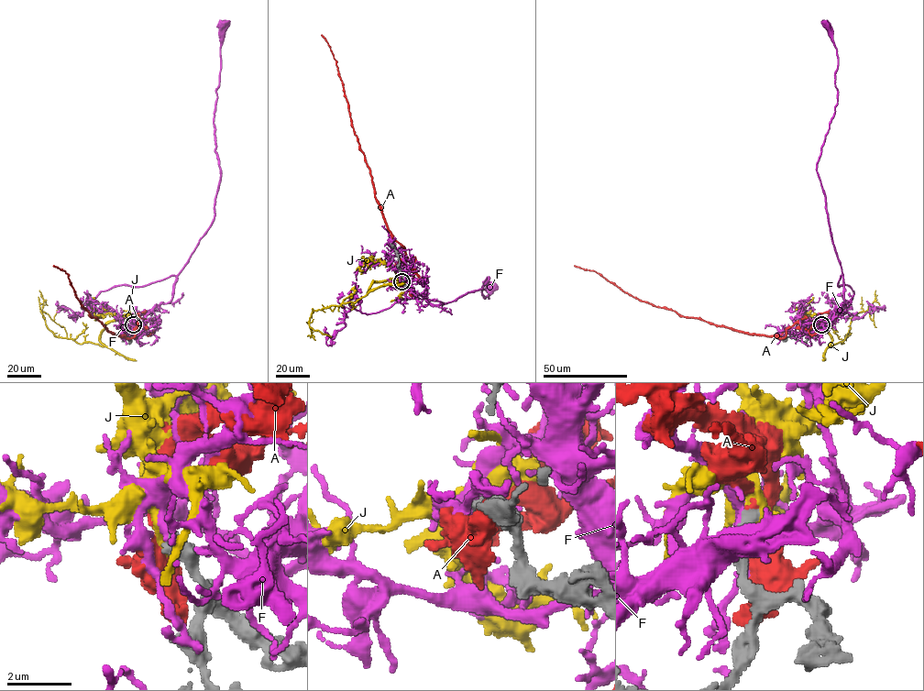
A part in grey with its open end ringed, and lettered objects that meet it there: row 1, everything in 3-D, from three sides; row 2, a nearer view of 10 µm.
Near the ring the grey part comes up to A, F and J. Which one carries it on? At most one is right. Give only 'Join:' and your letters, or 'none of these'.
Join: A

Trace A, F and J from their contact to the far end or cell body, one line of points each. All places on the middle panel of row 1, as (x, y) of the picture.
A: (401, 282), (407, 270), (405, 248), (388, 228), (376, 198), (370, 170), (355, 134), (336, 60), (321, 35)
F: (401, 281), (405, 279), (435, 304), (481, 289), (488, 277), (484, 298), (491, 287)
J: (401, 282), (374, 280), (368, 291), (371, 290), (355, 301), (313, 312), (309, 325), (331, 336)

